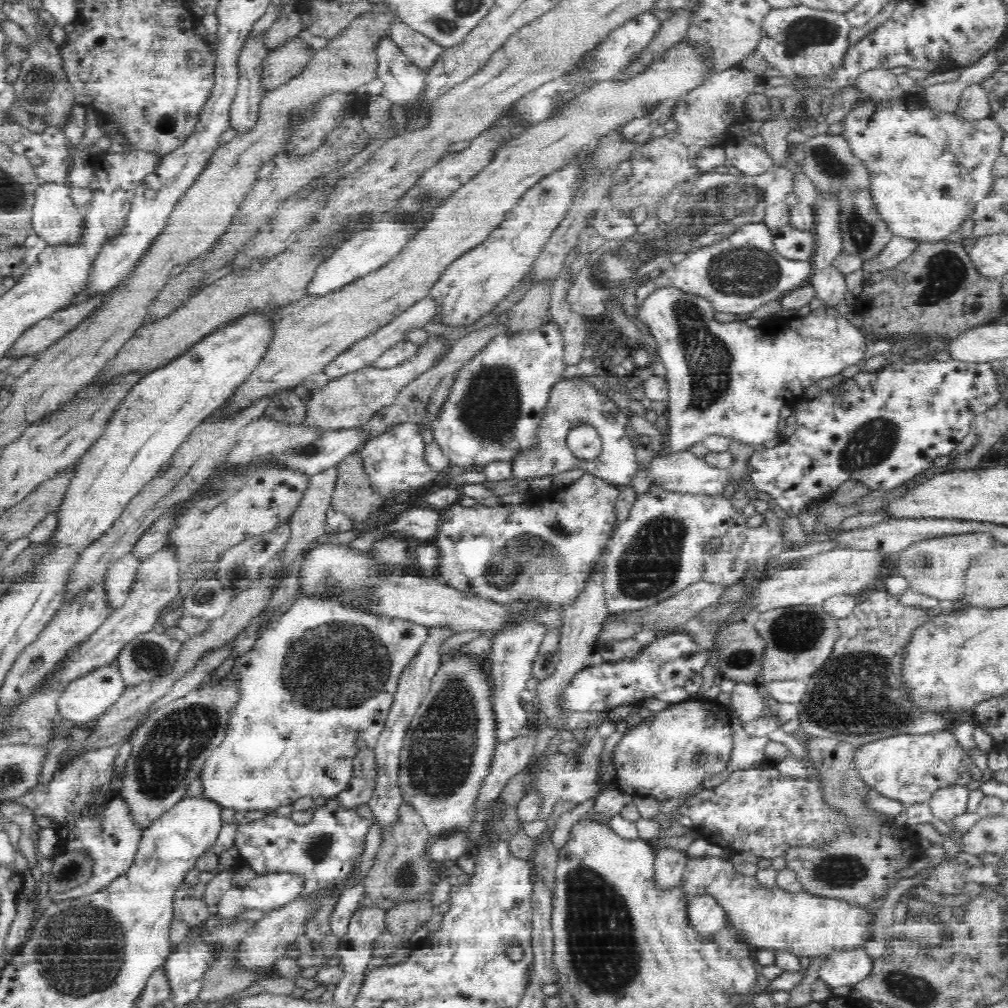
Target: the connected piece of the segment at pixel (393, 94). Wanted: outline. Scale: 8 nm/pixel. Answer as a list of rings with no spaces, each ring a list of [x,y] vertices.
[[[388,31],[374,40],[377,77],[384,83],[382,97],[391,103],[410,102],[426,88],[426,72],[420,70],[398,48]]]

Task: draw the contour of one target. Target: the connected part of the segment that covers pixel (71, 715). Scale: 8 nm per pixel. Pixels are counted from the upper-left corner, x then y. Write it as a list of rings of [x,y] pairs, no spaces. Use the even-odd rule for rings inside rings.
[[[115,660],[110,665],[96,668],[68,683],[56,700],[58,717],[68,718],[80,724],[80,722],[84,723],[90,718],[101,716],[127,691],[127,688],[128,686],[125,684]]]

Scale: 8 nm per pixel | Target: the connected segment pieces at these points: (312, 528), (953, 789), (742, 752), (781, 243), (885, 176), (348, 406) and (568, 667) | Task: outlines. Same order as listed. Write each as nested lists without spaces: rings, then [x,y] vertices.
[[[336,462],[332,464],[330,468],[308,477],[308,484],[306,484],[302,496],[298,498],[296,510],[292,512],[290,520],[291,539],[285,547],[285,550],[287,550],[285,552],[285,560],[287,560],[287,562],[292,563],[298,554],[304,552],[304,548],[308,548],[308,544],[312,544],[314,540],[326,533],[326,512],[328,512],[328,506],[331,505],[340,465],[341,462]]]
[[[950,785],[934,793],[928,801],[934,816],[946,821],[966,813],[966,802],[970,798],[970,791],[966,785]]]
[[[729,711],[730,727],[733,729],[733,750],[724,772],[712,776],[710,780],[704,782],[705,788],[714,788],[722,784],[727,778],[727,774],[740,769],[748,769],[750,766],[756,766],[759,763],[765,763],[764,750],[768,744],[768,738],[750,738],[744,732],[744,724],[737,716],[736,712]]]
[[[788,224],[771,231],[774,248],[787,260],[812,260],[816,254],[815,233],[800,231]]]
[[[902,98],[888,106],[878,105],[870,100],[862,100],[855,109],[849,112],[845,120],[846,132],[844,132],[843,137],[848,142],[848,145],[850,145],[850,148],[852,148],[852,153],[862,160],[864,165],[868,167],[868,171],[871,172],[872,199],[876,201],[879,213],[893,235],[919,243],[943,241],[947,236],[958,232],[962,228],[962,224],[974,214],[978,202],[981,202],[991,192],[995,180],[994,174],[991,172],[994,164],[996,164],[996,159],[1001,156],[1001,143],[1005,136],[998,129],[998,126],[992,120],[988,120],[988,118],[978,122],[961,122],[954,115],[940,115],[938,112],[933,112],[930,107],[908,108],[905,98]]]
[[[430,337],[425,345],[420,346],[420,354],[408,362],[390,370],[381,371],[366,367],[356,372],[328,381],[328,384],[312,393],[307,403],[308,416],[305,423],[313,427],[332,429],[357,428],[375,416],[378,410],[392,404],[394,397],[411,380],[430,370],[442,357],[447,341],[439,337]]]
[[[600,564],[600,570],[593,574],[593,577],[589,580],[586,587],[586,594],[578,598],[578,602],[574,602],[572,606],[565,606],[563,608],[566,614],[566,624],[564,624],[564,632],[560,636],[560,664],[558,664],[558,670],[552,678],[548,678],[542,685],[538,685],[536,694],[539,697],[538,713],[535,715],[539,717],[539,722],[544,727],[553,727],[561,729],[563,731],[586,731],[587,728],[598,728],[602,726],[604,722],[608,721],[608,713],[582,713],[573,715],[562,715],[558,711],[558,705],[556,705],[556,694],[562,692],[562,688],[573,680],[573,677],[581,672],[585,667],[591,664],[591,658],[597,649],[597,639],[601,632],[601,627],[604,620],[611,614],[608,611],[607,603],[605,600],[604,589],[602,583],[600,583],[600,576],[602,574],[602,564]]]

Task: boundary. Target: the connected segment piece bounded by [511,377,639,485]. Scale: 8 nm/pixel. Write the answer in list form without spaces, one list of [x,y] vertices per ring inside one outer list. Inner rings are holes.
[[[572,377],[565,381],[558,380],[548,394],[548,402],[546,402],[545,410],[542,410],[542,419],[536,426],[534,442],[530,444],[530,448],[518,452],[511,460],[512,476],[520,480],[528,480],[528,478],[556,476],[560,472],[566,472],[566,470],[584,470],[585,473],[593,474],[613,485],[629,484],[634,479],[639,467],[636,463],[632,441],[626,435],[626,422],[627,418],[616,410],[615,404],[601,395],[593,385],[584,382],[581,377]],[[584,425],[592,427],[596,431],[596,435],[600,437],[601,442],[601,453],[591,461],[577,459],[567,443],[567,436],[572,430]]]

